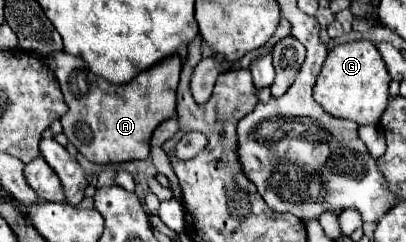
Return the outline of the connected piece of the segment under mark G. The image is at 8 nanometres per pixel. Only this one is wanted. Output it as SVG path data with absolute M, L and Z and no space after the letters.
M364 39L350 41L336 45L328 53L314 85L314 101L332 117L350 119L358 125L374 125L380 121L388 105L388 83L390 75L378 49Z

